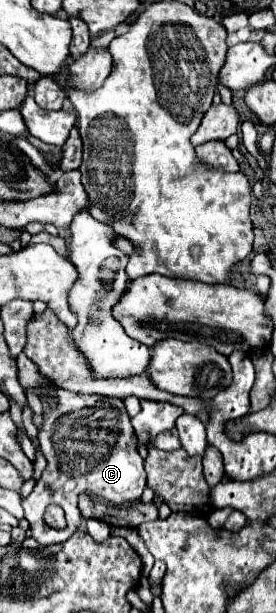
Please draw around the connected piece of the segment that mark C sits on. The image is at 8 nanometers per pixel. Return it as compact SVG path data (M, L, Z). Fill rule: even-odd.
M58 390L58 408L44 406L44 426L38 434L40 446L46 458L42 478L34 486L32 494L22 502L24 518L30 524L32 538L44 548L50 544L66 542L84 520L78 510L78 494L92 492L102 500L116 506L138 502L146 486L144 460L138 454L134 428L130 424L124 402L106 396L80 396L68 390ZM48 504L62 506L66 514L66 528L52 530L44 524L42 516Z

